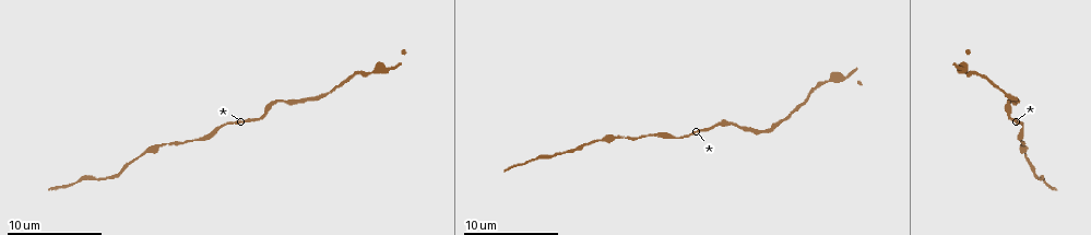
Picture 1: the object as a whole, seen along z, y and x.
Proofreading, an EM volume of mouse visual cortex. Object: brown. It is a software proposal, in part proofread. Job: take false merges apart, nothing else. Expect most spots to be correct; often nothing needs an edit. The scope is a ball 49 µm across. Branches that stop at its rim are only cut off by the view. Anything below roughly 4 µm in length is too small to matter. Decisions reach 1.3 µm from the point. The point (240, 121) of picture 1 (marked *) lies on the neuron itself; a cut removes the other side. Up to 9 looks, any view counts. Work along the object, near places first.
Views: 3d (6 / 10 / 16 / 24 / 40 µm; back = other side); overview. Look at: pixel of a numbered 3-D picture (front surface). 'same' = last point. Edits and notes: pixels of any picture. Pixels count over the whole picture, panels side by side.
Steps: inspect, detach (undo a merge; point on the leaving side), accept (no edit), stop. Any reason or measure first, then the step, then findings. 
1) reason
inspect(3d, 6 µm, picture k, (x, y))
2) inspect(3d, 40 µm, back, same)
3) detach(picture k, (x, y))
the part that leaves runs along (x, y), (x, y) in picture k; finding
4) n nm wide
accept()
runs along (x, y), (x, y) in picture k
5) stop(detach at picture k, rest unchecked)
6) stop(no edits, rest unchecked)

sudden change in width
inspect(3d, 16 µm, picture 1, (620, 139))

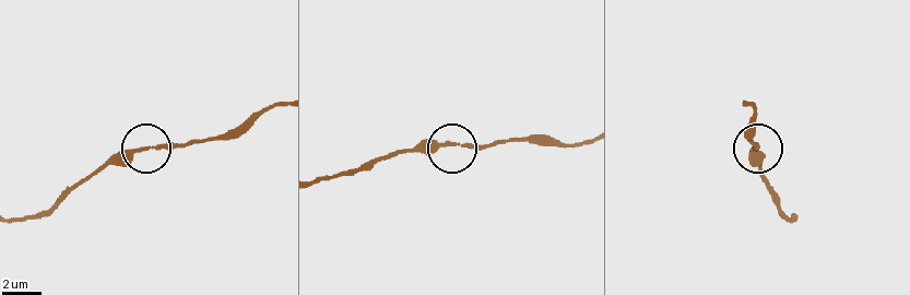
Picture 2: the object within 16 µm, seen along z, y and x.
other side
inspect(3d, 16 µm, back, picture 2, (451, 142))

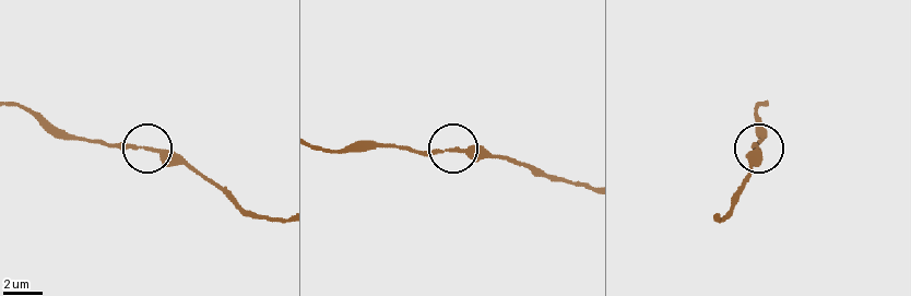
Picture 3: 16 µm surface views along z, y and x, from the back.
accept()
runs along (14, 106), (92, 141), (170, 151), (193, 165) in picture 3; continuous, no second neuron

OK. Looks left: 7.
inspect(3d, 6 µm, picture 1, (277, 101))

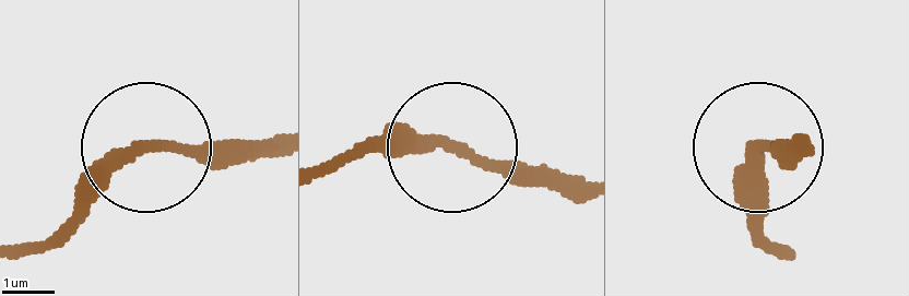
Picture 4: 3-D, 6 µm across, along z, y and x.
230 nm wide
accept()
one neuron here

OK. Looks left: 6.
thick turns thin
inspect(3d, 6 µm, picture 1, (367, 75))

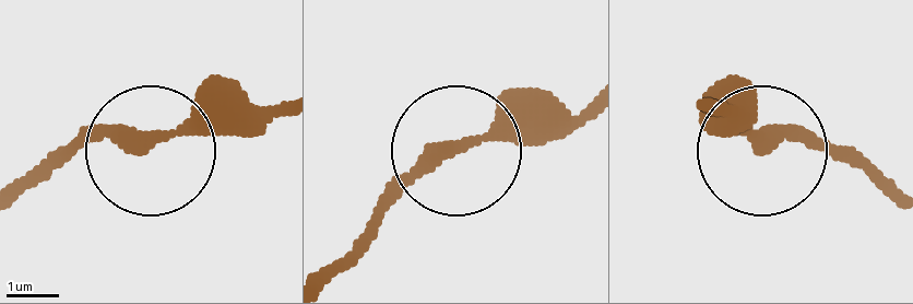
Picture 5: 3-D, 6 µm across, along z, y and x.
inspect(3d, 6 µm, back, picture 5, (756, 141))

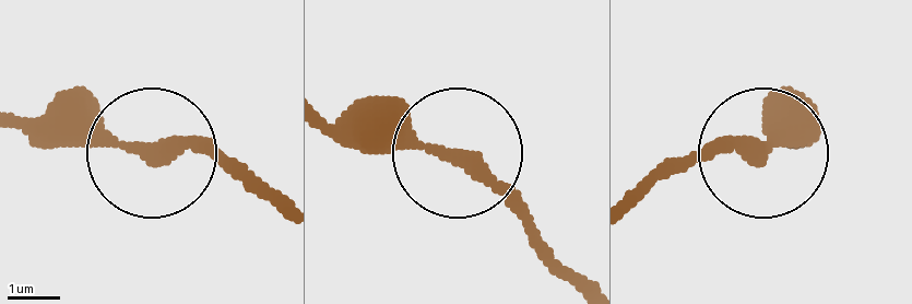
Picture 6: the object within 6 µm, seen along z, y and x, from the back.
accept()
runs along (575, 280), (457, 153), (405, 136), (331, 136) in picture 6; all the same neuron

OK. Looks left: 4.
calibre changes
inspect(3d, 10 µm, picture 1, (555, 156))

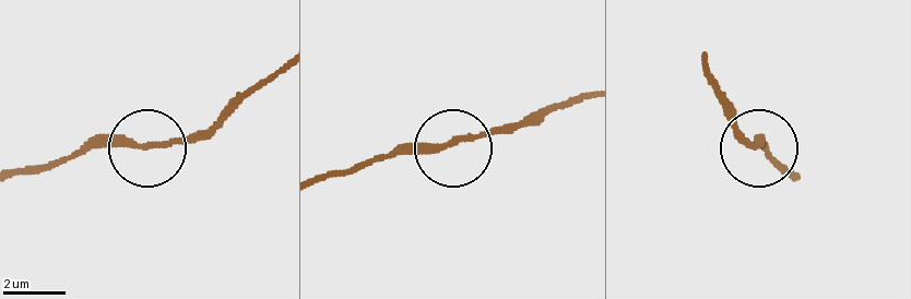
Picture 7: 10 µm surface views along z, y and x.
zoom in
inspect(3d, 6 µm, picture 7, (145, 142))

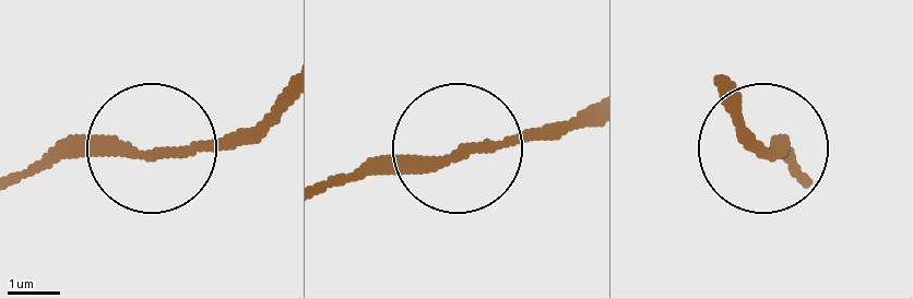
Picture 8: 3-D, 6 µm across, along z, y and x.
accept()
runs along (588, 107), (522, 142), (379, 155), (344, 176) in picture 8; continuous, no second neuron

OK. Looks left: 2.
stop(no edits, rest unchecked)

